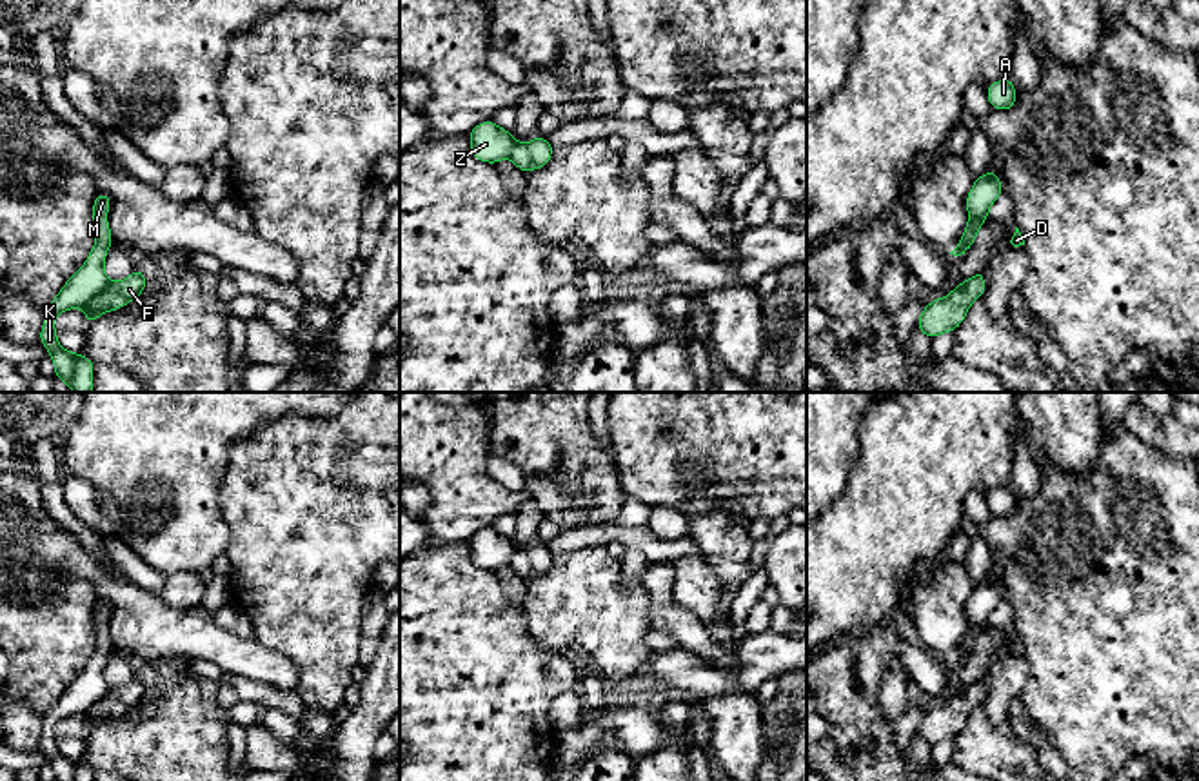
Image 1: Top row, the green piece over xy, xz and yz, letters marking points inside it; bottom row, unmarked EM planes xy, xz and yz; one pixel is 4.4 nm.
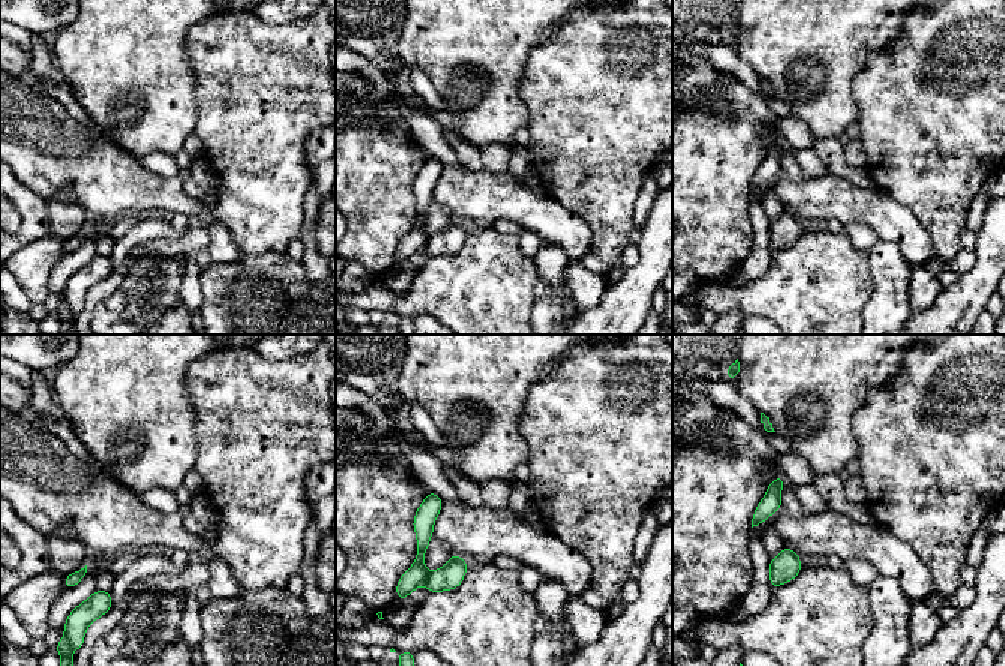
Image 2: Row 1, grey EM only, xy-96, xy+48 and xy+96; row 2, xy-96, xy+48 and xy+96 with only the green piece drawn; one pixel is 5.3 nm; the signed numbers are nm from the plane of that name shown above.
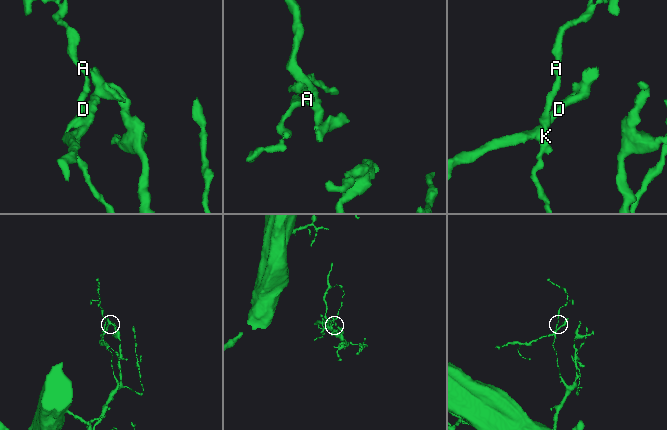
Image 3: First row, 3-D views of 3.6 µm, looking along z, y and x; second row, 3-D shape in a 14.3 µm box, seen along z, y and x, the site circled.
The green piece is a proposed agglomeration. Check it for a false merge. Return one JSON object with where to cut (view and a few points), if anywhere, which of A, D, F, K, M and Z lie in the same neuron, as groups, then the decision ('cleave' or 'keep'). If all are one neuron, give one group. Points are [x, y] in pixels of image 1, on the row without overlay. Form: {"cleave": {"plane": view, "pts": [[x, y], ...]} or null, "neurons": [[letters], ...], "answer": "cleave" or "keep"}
{"cleave": {"plane": "xy", "pts": [[109, 687], [84, 714]]}, "neurons": [["A", "K", "M", "Z"], ["D", "F"]], "answer": "cleave"}

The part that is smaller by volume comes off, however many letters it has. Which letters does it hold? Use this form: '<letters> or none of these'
D, F

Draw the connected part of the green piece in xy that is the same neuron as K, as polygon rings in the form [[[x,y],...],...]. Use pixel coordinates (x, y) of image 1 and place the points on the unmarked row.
[[[98,599],[93,608],[94,628],[94,654],[91,656],[85,670],[64,690],[60,699],[53,705],[47,723],[44,725],[40,737],[40,750],[49,757],[54,770],[54,781],[74,781],[76,765],[74,759],[65,757],[58,750],[54,737],[54,725],[69,716],[85,714],[98,701],[102,701],[109,690],[104,668],[113,650],[113,641],[107,630],[107,618],[111,614],[111,603]]]

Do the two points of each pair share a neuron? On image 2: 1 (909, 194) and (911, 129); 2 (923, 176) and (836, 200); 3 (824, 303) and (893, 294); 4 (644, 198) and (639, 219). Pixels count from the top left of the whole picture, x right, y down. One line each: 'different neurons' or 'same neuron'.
1: same neuron
2: different neurons
3: different neurons
4: same neuron

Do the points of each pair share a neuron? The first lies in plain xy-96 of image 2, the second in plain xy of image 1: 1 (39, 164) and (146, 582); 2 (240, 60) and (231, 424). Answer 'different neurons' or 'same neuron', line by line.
1: different neurons
2: different neurons

